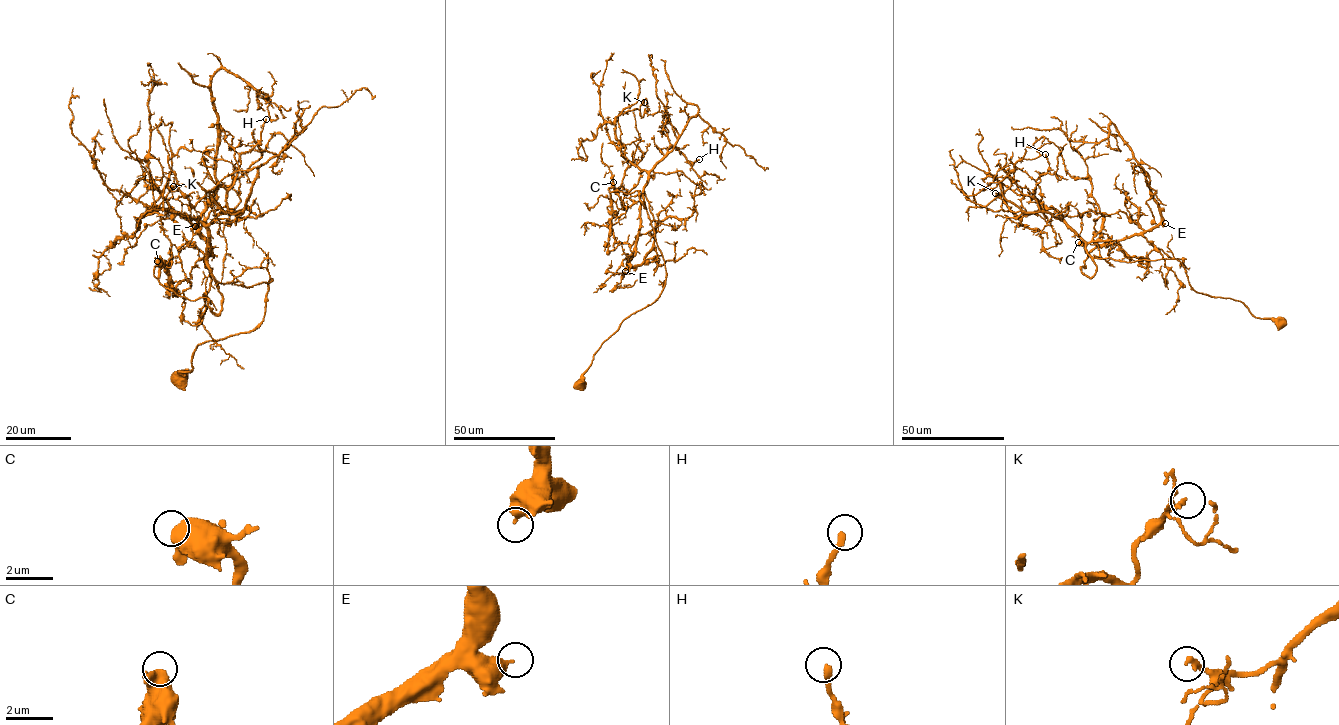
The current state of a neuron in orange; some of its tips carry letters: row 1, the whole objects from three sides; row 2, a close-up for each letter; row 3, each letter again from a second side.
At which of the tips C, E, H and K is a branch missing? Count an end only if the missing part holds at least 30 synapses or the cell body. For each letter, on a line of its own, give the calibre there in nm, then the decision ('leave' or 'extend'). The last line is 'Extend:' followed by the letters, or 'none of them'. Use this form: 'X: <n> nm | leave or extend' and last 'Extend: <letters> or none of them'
C: 500 nm | leave
E: 440 nm | leave
H: 260 nm | leave
K: 220 nm | leave
Extend: none of them

